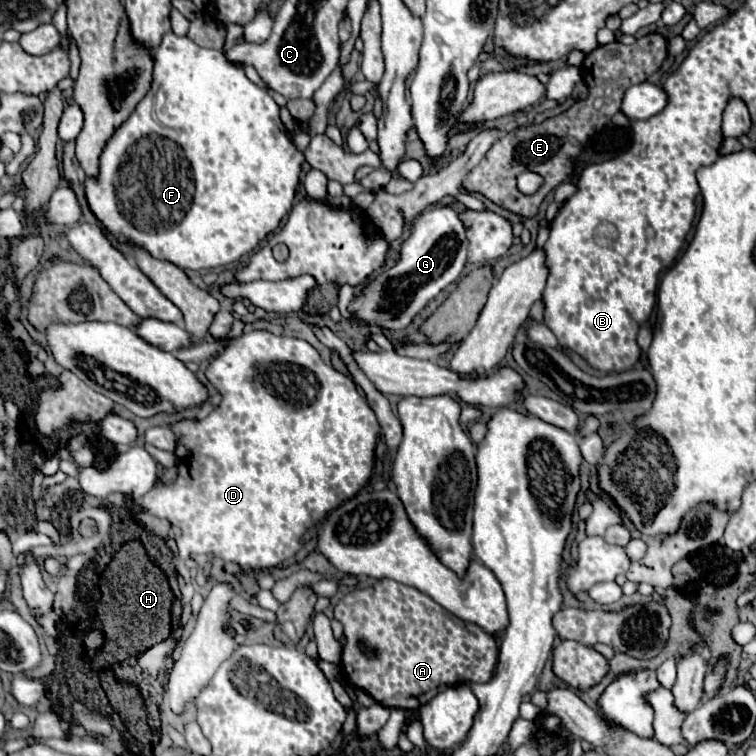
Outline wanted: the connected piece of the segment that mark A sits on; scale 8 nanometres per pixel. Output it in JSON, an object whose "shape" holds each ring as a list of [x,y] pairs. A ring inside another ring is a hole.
{"shape":[[[381,579],[367,589],[349,591],[335,605],[335,619],[341,621],[344,626],[345,643],[342,648],[341,665],[347,675],[347,681],[357,689],[369,691],[385,707],[399,707],[407,711],[419,709],[437,693],[457,683],[487,683],[497,667],[499,649],[489,633],[485,633],[475,623],[467,623],[455,617],[415,587],[397,583],[393,579]],[[359,643],[365,643],[369,649],[375,649],[377,655],[367,657],[359,649]]]}

